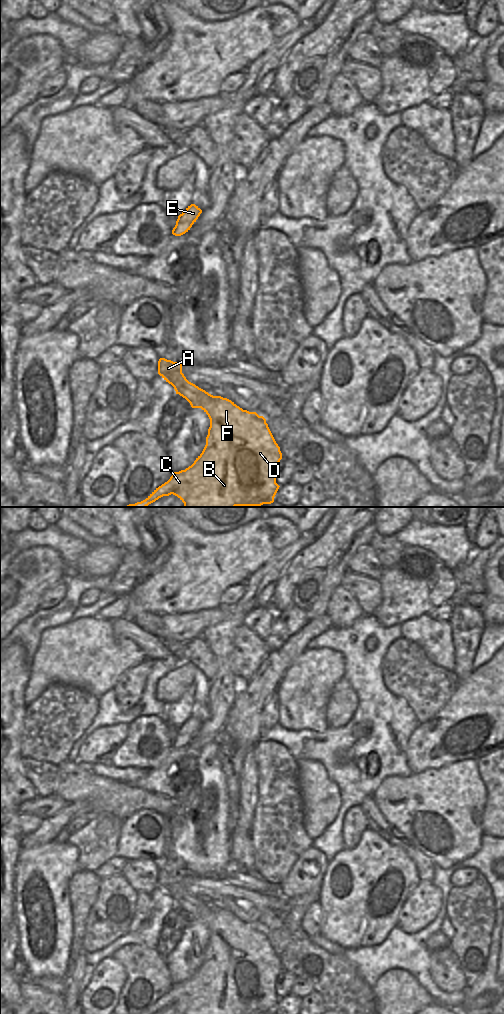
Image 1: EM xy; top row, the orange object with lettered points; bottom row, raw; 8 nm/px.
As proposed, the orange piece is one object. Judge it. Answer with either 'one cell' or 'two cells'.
one cell

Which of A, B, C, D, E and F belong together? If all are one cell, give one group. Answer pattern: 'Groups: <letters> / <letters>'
Groups: A B C D E F

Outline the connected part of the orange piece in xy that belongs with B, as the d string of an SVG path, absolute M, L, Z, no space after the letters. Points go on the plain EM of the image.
M165 870L158 873L158 886L171 896L176 906L185 910L192 920L201 920L210 931L206 957L194 975L156 1000L141 1014L155 1014L171 1006L182 1014L274 1014L279 1001L276 979L282 971L266 931L249 924L221 908L213 908L189 894L182 885L182 876Z

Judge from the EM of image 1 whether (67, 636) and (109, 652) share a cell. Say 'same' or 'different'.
same

